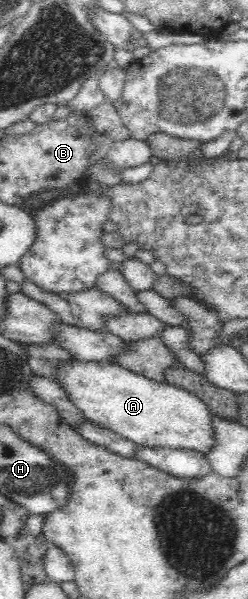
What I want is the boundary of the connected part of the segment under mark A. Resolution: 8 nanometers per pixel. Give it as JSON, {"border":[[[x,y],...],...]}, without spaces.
{"border":[[[74,357],[58,363],[51,380],[61,385],[62,392],[81,411],[85,419],[119,434],[135,445],[192,448],[200,453],[214,446],[211,412],[201,399],[180,386],[169,384],[167,381],[151,381],[112,361],[87,362]]]}

